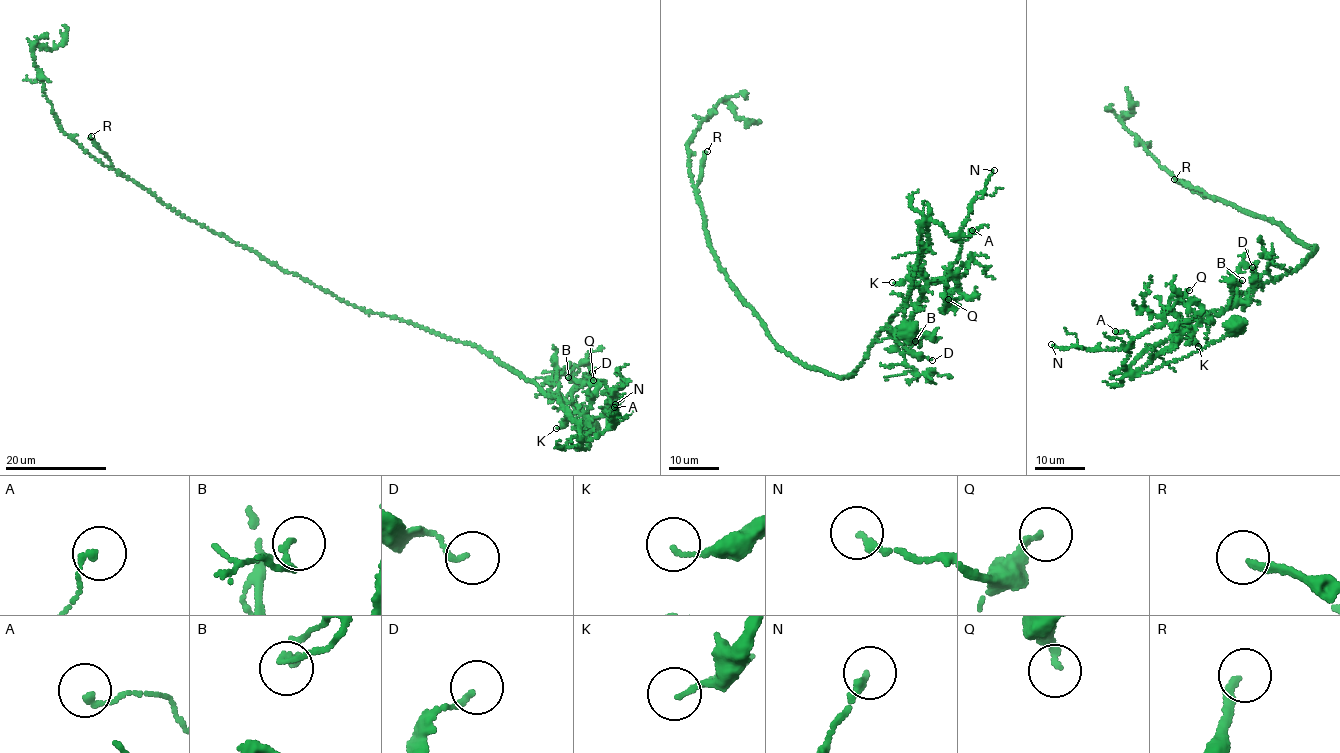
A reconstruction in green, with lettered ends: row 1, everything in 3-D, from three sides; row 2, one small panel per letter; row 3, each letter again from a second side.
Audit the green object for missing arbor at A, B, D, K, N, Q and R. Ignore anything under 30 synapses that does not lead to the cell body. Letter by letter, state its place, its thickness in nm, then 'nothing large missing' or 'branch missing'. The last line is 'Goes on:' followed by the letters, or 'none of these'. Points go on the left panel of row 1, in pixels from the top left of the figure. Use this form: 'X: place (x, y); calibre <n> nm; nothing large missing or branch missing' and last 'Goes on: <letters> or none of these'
A: place (614, 407); calibre 140 nm; nothing large missing
B: place (568, 377); calibre 140 nm; nothing large missing
D: place (592, 372); calibre 140 nm; nothing large missing
K: place (556, 428); calibre 120 nm; nothing large missing
N: place (615, 404); calibre 190 nm; nothing large missing
Q: place (593, 380); calibre 190 nm; nothing large missing
R: place (91, 136); calibre 190 nm; branch missing
Goes on: R

